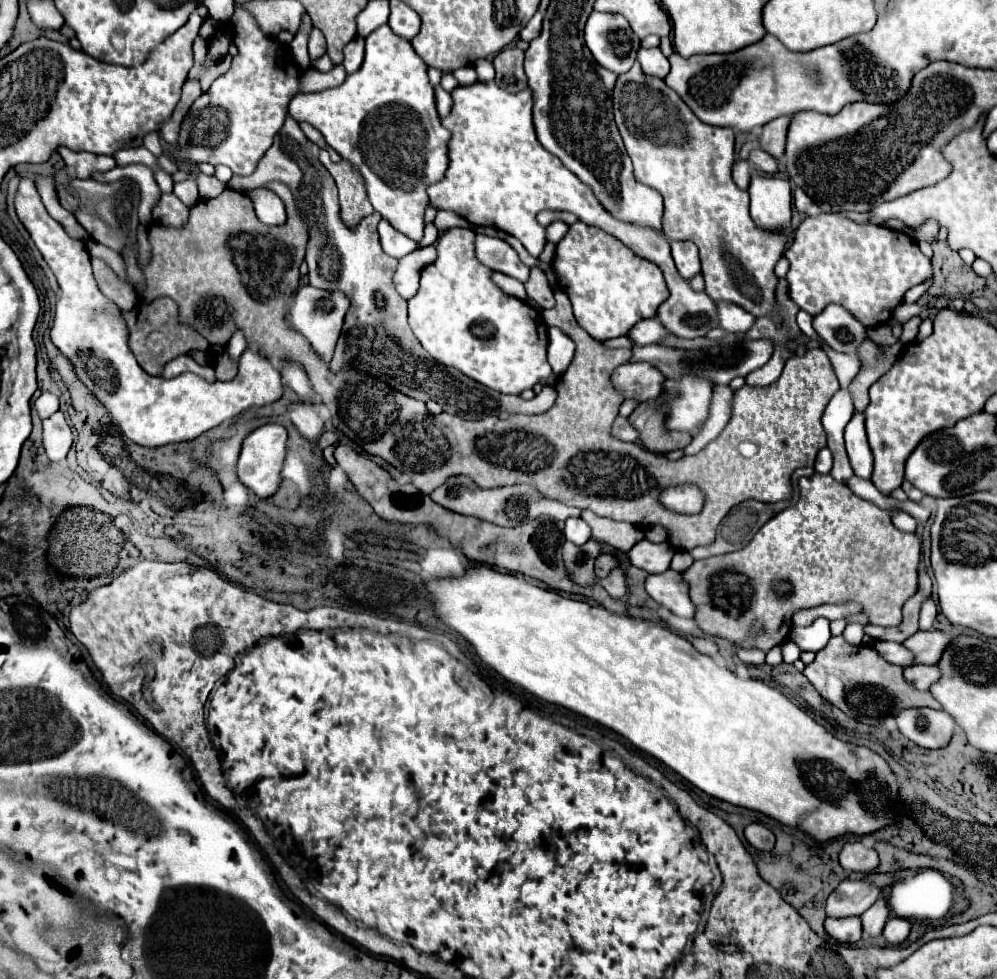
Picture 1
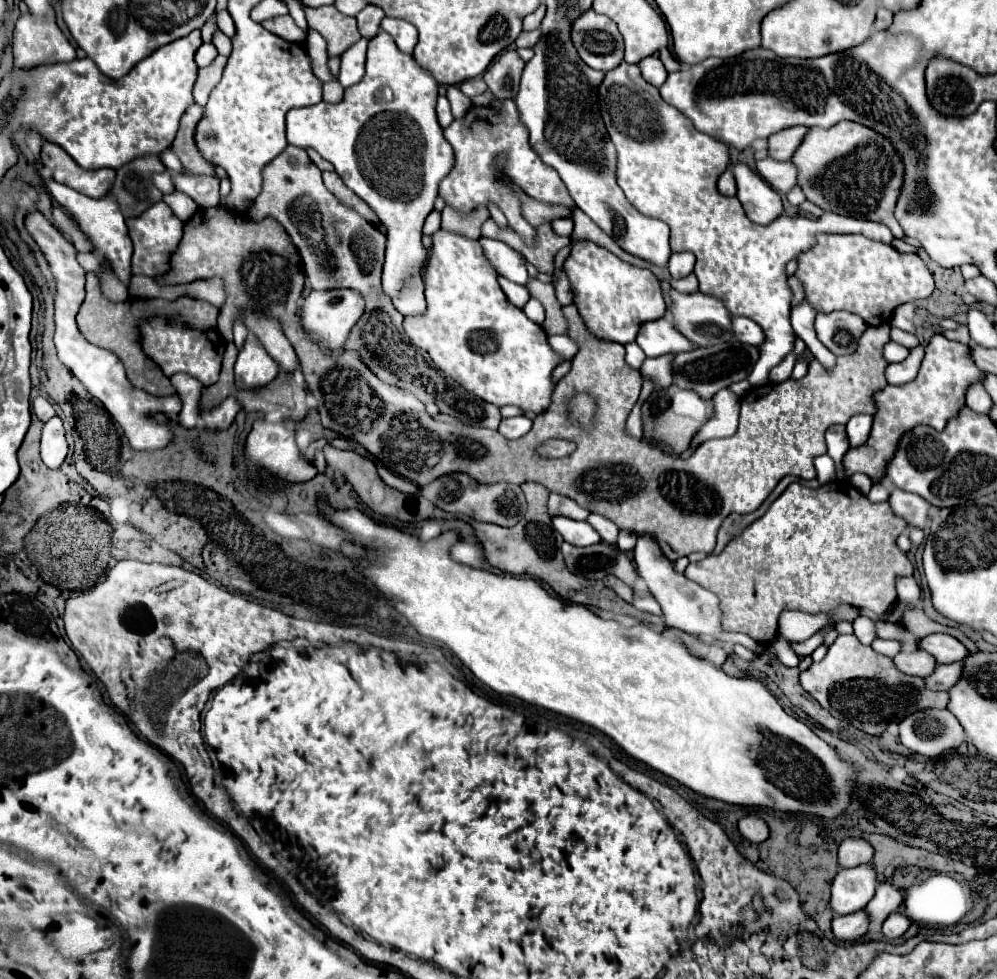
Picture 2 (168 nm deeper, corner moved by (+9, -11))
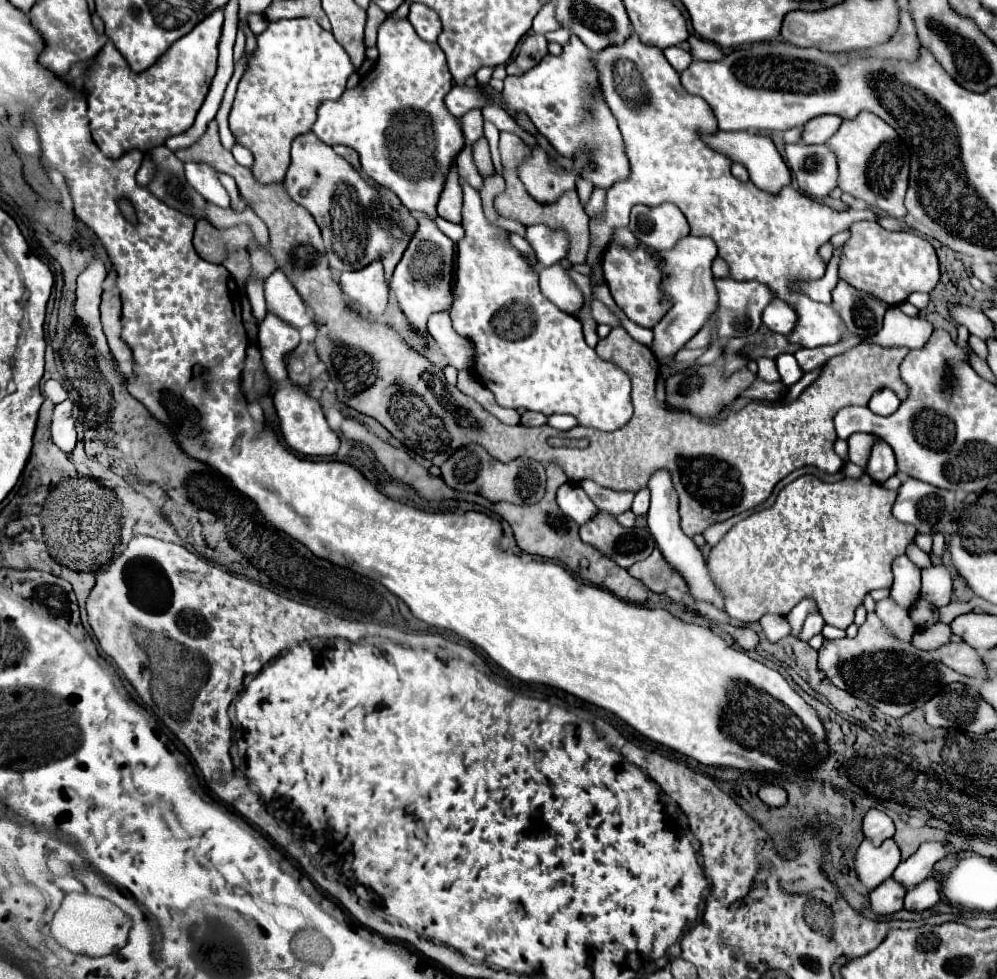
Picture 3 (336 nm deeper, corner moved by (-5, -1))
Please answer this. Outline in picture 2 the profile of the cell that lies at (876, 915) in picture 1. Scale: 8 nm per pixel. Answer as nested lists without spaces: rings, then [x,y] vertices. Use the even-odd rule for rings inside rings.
[[[879,883],[873,901],[869,901],[869,905],[865,907],[869,921],[873,925],[881,925],[891,915],[891,911],[895,911],[901,905],[901,901],[903,901],[903,893],[899,889],[895,889],[889,883]]]

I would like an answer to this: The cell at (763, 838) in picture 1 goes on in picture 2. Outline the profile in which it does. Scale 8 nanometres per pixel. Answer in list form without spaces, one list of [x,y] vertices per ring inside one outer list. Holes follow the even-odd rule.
[[[753,815],[743,817],[739,821],[739,833],[745,841],[755,843],[755,845],[761,845],[769,837],[769,829],[767,829],[765,821],[759,817],[753,817]]]

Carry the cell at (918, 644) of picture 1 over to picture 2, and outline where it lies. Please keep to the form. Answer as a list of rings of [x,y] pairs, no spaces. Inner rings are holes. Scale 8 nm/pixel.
[[[933,633],[933,635],[925,637],[919,643],[919,649],[933,655],[937,663],[955,663],[967,655],[965,647],[955,637],[945,635],[945,633]]]

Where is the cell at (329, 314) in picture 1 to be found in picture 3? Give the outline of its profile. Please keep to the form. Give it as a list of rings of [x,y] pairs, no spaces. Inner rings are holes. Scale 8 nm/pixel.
[[[379,259],[359,271],[341,273],[339,283],[351,307],[361,315],[379,317],[385,313],[389,285],[385,281],[385,271]]]

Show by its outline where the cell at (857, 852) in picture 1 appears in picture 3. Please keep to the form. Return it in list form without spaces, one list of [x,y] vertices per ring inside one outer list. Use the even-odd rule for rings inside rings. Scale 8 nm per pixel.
[[[873,807],[873,809],[869,809],[869,813],[863,819],[863,833],[865,833],[865,837],[873,839],[875,843],[881,843],[881,839],[893,837],[893,833],[895,833],[893,819],[885,811]]]

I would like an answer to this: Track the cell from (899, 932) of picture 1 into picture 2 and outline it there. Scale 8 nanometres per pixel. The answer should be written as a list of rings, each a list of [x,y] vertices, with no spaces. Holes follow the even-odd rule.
[[[891,913],[891,915],[885,919],[881,931],[883,931],[885,939],[899,939],[899,937],[909,929],[909,925],[911,925],[911,921],[909,921],[905,915]]]

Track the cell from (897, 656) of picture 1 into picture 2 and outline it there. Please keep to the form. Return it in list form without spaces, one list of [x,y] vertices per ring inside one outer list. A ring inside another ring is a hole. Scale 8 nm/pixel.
[[[899,651],[893,657],[893,663],[901,673],[915,675],[915,677],[927,677],[937,665],[933,661],[933,657],[929,657],[929,653],[925,653],[925,651],[913,651],[913,653]]]

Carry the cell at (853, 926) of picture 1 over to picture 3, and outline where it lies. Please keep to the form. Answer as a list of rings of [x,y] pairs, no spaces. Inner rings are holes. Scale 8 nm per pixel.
[[[889,877],[879,887],[873,889],[873,893],[871,893],[871,907],[879,915],[895,913],[895,911],[903,909],[905,893],[907,893],[907,889],[899,881]]]

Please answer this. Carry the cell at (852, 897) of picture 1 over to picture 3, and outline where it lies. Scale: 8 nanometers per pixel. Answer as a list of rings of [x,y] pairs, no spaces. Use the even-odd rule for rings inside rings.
[[[863,839],[857,849],[855,869],[861,883],[869,889],[875,889],[883,879],[889,879],[895,867],[901,863],[901,851],[893,839],[885,839],[879,847],[873,841]]]

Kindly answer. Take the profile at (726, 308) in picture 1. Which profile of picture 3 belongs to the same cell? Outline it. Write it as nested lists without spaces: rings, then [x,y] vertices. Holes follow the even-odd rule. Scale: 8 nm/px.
[[[775,299],[767,305],[767,309],[763,313],[763,325],[771,327],[771,331],[789,335],[797,325],[797,313],[789,303]]]

